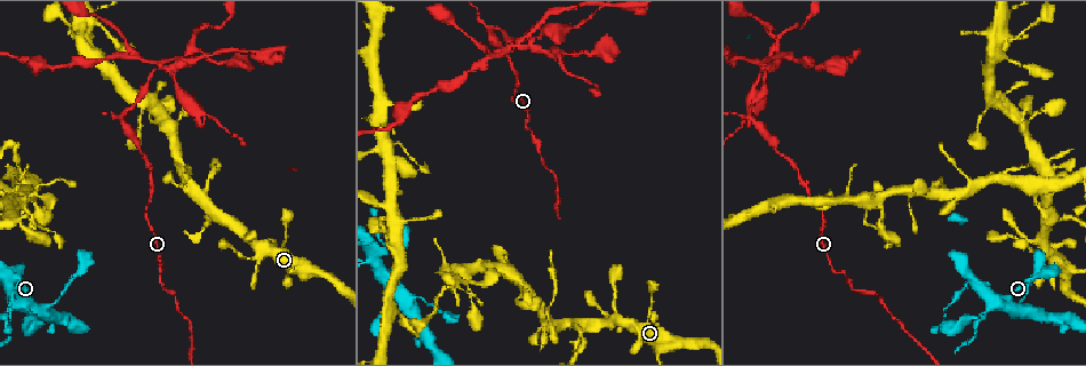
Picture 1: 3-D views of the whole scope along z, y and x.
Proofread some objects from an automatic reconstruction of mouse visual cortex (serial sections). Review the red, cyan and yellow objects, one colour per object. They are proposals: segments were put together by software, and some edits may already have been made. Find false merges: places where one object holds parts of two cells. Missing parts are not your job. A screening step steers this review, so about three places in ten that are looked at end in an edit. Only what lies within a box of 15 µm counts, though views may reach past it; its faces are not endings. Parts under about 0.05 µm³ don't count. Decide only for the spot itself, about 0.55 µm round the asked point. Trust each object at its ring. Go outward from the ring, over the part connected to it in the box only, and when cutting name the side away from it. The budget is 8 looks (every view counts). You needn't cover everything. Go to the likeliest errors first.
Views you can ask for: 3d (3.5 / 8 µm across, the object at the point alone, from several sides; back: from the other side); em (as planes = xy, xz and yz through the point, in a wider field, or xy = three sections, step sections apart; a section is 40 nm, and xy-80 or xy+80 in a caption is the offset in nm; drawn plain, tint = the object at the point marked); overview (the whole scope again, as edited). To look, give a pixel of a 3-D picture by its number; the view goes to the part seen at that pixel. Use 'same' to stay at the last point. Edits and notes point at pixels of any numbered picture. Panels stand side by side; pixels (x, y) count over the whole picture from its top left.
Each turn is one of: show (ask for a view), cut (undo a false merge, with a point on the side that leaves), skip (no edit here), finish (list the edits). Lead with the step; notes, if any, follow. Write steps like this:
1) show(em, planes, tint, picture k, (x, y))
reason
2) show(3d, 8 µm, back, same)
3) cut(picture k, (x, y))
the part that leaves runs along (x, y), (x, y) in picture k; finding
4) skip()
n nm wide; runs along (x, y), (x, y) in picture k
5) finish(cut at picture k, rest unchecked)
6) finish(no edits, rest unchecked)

show(3d, 8 µm, picture 1, (751, 116))
abrupt turn

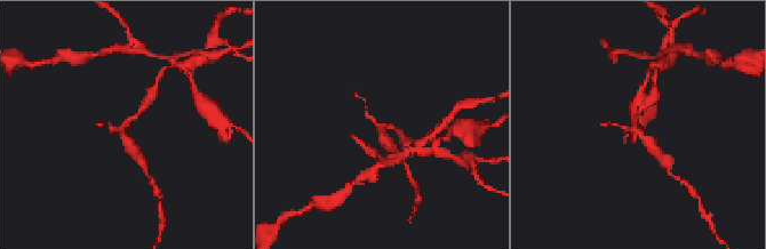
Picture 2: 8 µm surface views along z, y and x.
show(3d, 3.5 µm, picture 2, (380, 127))
closer look

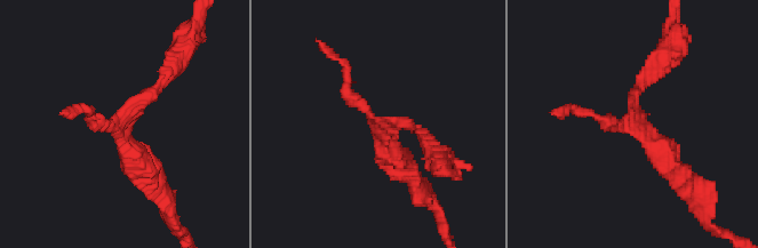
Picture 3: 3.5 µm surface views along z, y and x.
show(em, xy, step 3, tint, picture 3, (125, 123))
shape alone is not enough

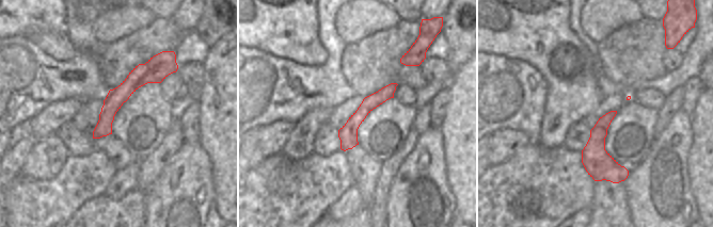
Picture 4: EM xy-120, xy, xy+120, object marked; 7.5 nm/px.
skip()
all the same cell

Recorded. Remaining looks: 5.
show(3d, 8 µm, back, picture 1, (525, 47))
narrows sharply

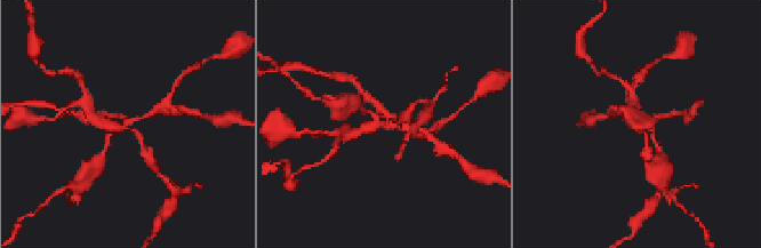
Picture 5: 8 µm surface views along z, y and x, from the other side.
show(3d, 3.5 µm, picture 5, (132, 128))

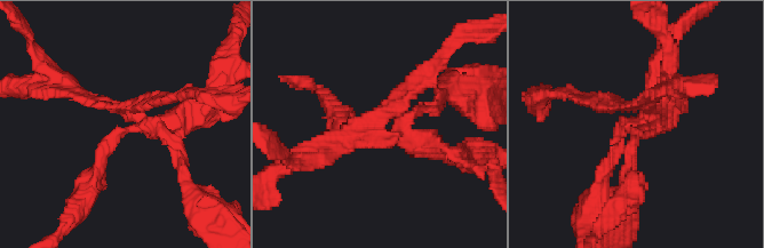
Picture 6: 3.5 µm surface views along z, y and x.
show(em, xy, step 2, tint, picture 6, (126, 130))
shape alone is not enough

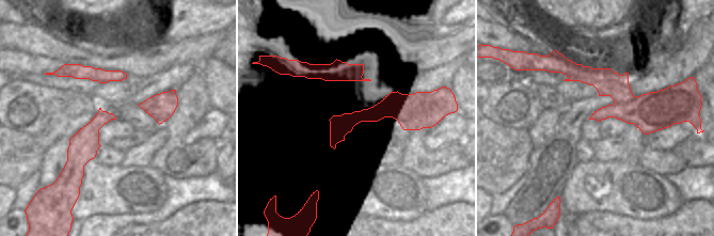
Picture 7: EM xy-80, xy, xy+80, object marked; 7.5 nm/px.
cut(picture 6, (397, 98))
the part that leaves runs along (387, 138), (344, 135), (302, 161) in picture 6; a second cell is stuck on

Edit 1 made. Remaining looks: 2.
show(3d, 3.5 µm, picture 1, (218, 219))
narrows sharply

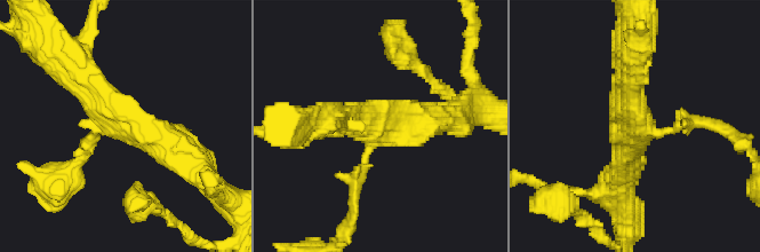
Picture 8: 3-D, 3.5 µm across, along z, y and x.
show(em, xy, step 2, tint, picture 8, (381, 124))
3 arms; arms of 150, 400, 400 nm

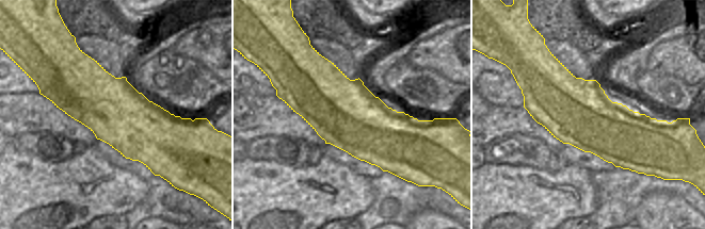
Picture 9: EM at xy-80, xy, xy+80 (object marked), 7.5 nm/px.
skip()
runs along (193, 160), (130, 128), (73, 65) in picture 8; one cell here

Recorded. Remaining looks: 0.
finish(cut at picture 6, rest unchecked)

